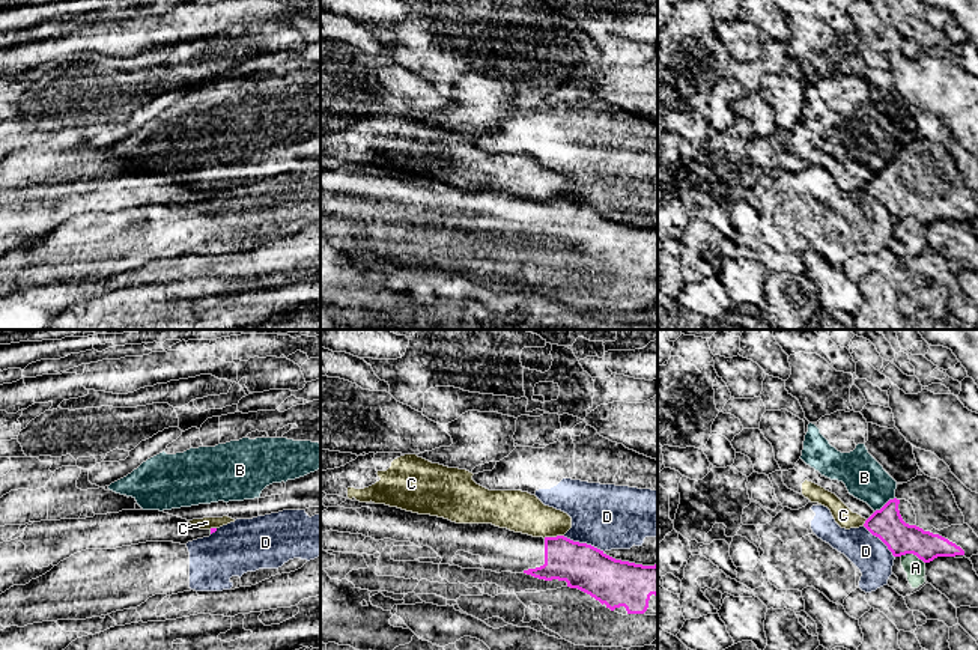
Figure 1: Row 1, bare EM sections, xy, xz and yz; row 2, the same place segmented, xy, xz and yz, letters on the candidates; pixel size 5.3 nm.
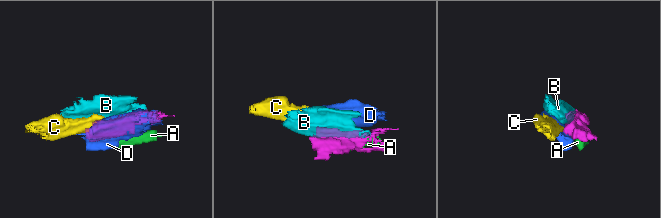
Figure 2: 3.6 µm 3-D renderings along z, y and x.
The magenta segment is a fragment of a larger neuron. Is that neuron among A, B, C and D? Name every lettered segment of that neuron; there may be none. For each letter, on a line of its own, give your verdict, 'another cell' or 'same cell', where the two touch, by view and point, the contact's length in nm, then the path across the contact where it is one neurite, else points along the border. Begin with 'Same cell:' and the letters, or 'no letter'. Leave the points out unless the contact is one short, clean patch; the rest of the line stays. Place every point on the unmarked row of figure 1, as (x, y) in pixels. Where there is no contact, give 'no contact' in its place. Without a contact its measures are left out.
Same cell: no letter
A: another cell; contact yz (912, 215); length 140 nm
B: another cell; contact yz (885, 167); length 140 nm
C: another cell; contact xz (552, 200); length 110 nm; border xz (563, 197), (543, 200)
D: another cell; contact xz (584, 206); length 240 nm

